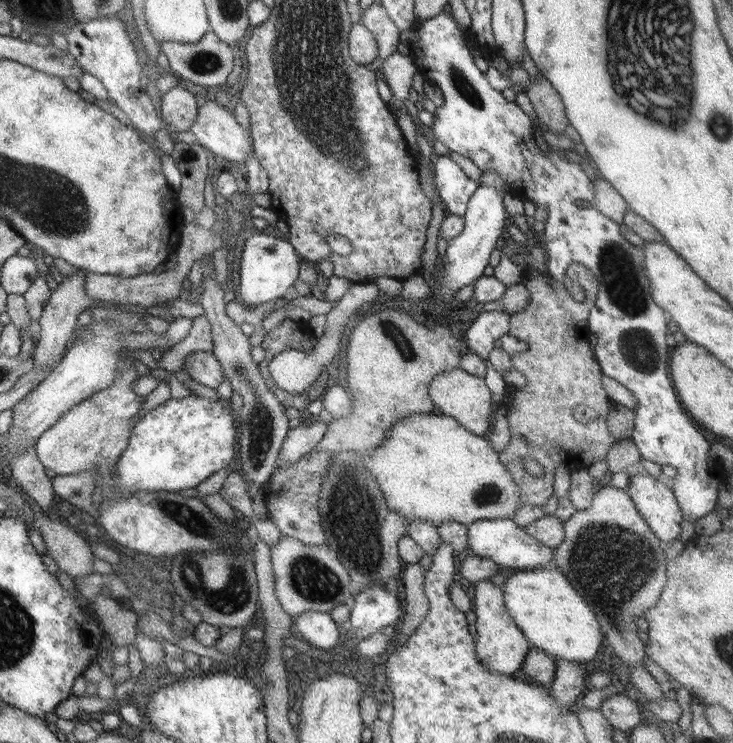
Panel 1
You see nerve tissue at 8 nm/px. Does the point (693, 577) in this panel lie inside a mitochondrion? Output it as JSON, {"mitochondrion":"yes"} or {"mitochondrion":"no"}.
{"mitochondrion":"no"}

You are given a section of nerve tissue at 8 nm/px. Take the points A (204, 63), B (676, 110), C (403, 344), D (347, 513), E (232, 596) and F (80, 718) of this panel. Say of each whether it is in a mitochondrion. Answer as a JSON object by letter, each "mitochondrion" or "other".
{"A":"mitochondrion","B":"mitochondrion","C":"mitochondrion","D":"mitochondrion","E":"mitochondrion","F":"other"}

